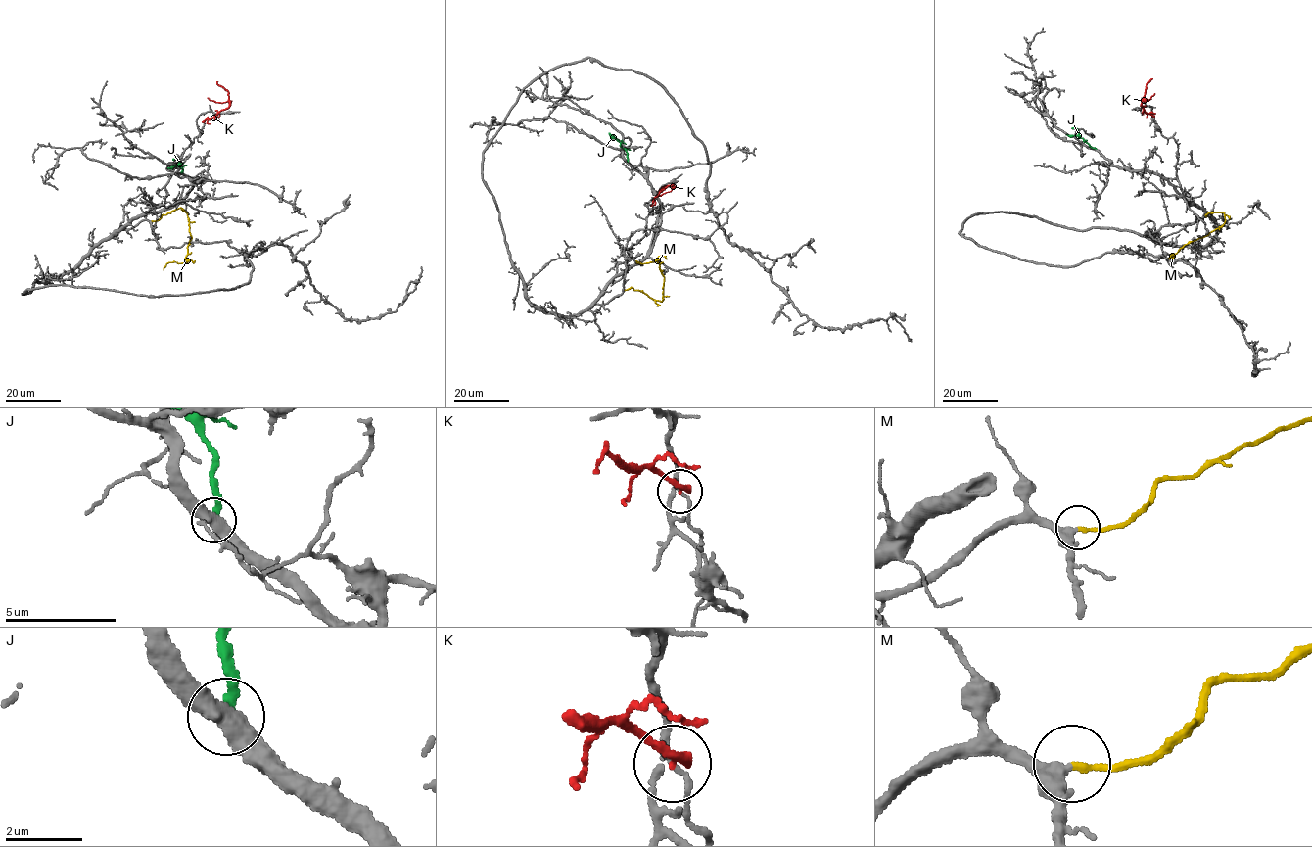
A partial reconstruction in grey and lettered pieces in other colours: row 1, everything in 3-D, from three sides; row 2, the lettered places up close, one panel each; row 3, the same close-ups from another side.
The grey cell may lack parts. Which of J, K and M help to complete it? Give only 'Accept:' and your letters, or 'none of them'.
Accept: M

